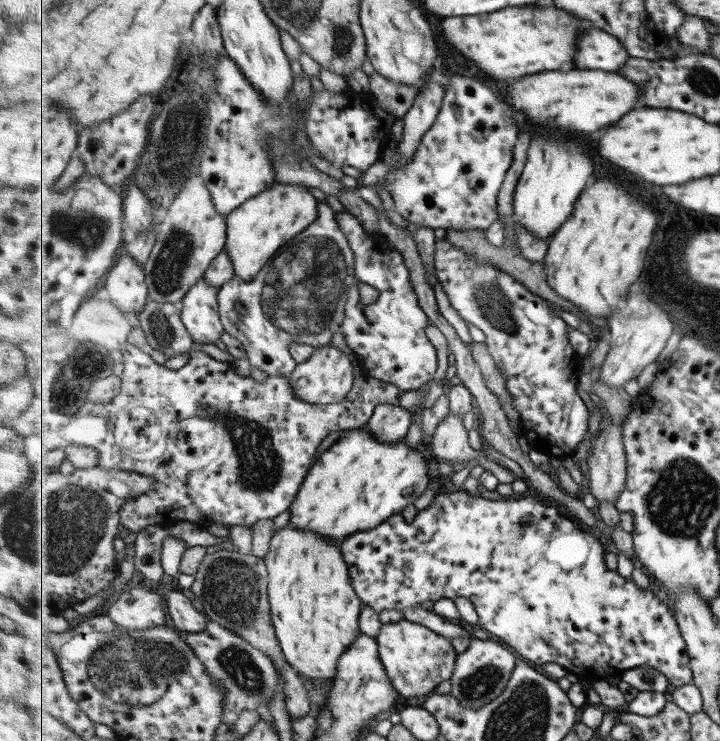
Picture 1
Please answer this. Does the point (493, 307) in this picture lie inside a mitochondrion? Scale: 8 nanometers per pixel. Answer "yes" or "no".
yes

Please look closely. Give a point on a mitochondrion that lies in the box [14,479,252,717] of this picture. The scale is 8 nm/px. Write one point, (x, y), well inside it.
(135, 671)

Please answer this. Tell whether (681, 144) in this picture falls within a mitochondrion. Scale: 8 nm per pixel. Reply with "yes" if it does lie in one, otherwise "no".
no

